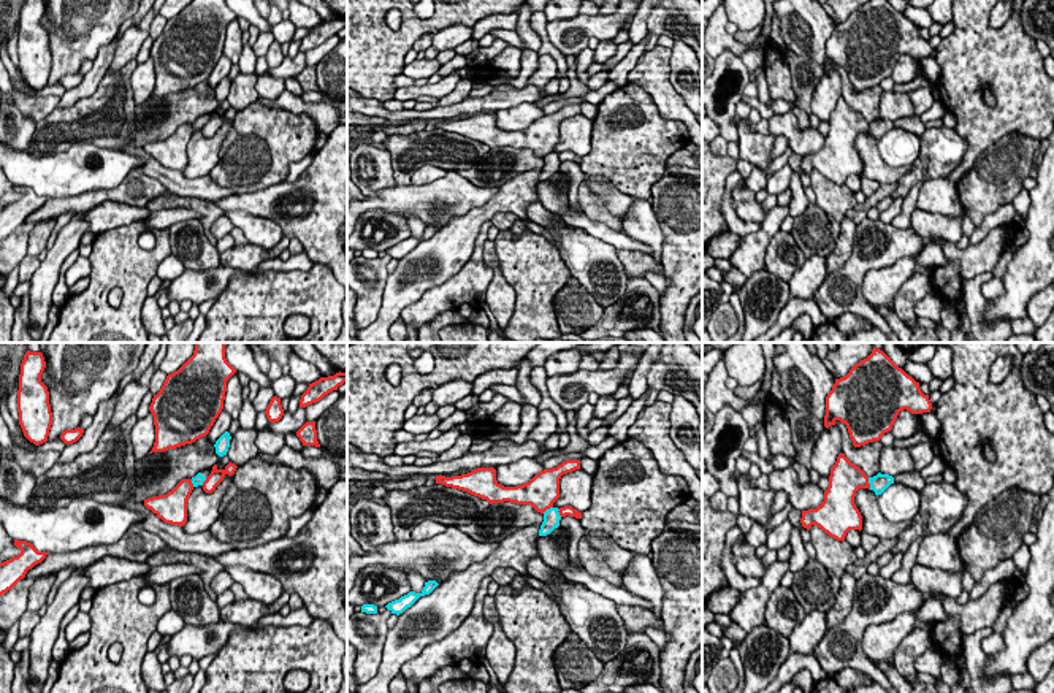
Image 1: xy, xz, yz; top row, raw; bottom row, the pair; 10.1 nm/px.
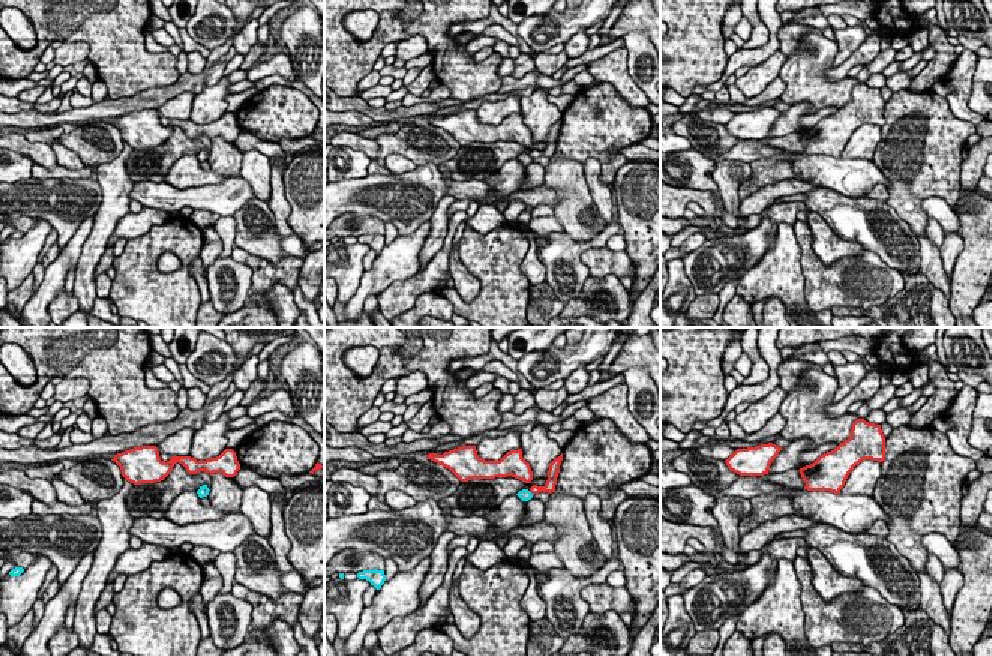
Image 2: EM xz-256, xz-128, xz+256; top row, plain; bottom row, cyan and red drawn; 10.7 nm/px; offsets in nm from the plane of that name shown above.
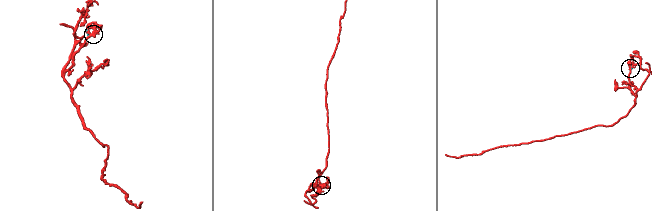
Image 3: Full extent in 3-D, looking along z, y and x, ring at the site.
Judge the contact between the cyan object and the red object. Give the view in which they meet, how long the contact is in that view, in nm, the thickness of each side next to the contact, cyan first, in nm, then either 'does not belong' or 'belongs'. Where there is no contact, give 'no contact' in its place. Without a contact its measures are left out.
yz | 130 nm | 180/340 nm | does not belong

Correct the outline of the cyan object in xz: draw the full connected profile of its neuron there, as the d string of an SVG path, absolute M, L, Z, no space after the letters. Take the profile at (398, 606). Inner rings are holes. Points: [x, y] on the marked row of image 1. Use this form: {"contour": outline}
{"contour": "M436 580L425 582L425 587L420 593L409 592L407 595L401 596L399 599L395 599L388 603L385 607L391 614L403 614L407 607L411 607L420 596L430 595L439 584Z"}

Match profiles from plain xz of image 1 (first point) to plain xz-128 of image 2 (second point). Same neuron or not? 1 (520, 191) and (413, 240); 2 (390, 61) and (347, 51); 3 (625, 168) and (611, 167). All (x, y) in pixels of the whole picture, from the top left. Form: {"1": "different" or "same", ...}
{"1": "same", "2": "same", "3": "same"}

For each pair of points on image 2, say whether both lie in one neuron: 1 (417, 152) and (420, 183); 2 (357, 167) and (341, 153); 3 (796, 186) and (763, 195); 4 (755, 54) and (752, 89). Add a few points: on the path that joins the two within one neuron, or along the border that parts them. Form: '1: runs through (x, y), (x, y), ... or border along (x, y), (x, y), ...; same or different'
1: border along (437, 164), (417, 165); different
2: runs through (353, 164), (345, 158); same
3: runs through (788, 188), (770, 192); same
4: border along (779, 48), (751, 68); different

